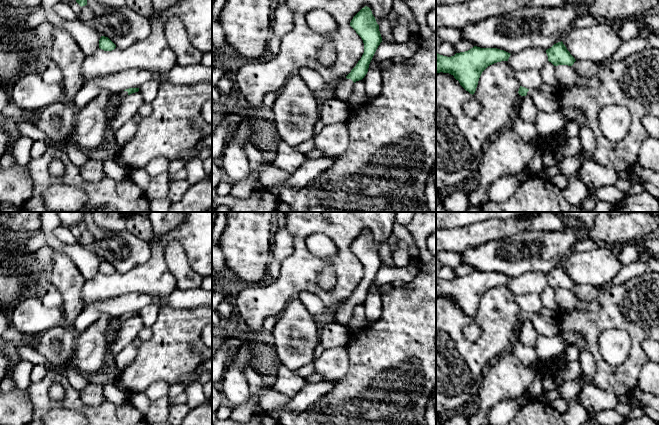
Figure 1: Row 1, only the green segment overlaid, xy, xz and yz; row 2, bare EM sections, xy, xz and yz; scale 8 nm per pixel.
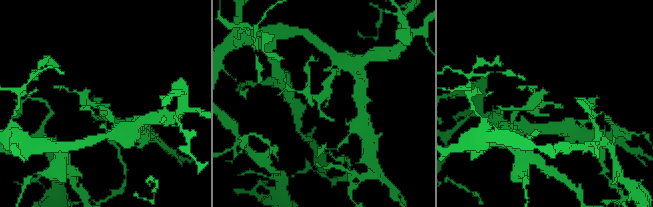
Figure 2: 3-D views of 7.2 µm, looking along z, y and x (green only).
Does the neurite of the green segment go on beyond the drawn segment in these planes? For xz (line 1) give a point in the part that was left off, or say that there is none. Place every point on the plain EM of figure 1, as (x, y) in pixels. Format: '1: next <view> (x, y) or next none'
1: next xz (343, 315)

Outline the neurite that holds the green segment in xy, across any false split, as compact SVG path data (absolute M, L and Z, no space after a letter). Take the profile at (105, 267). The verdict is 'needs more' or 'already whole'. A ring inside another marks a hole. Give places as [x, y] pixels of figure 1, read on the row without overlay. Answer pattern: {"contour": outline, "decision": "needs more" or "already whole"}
{"contour": "M101 260L99 264L99 272L104 275L112 275L116 272L116 269L108 261Z", "decision": "already whole"}

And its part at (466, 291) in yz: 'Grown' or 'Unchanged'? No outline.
Unchanged

